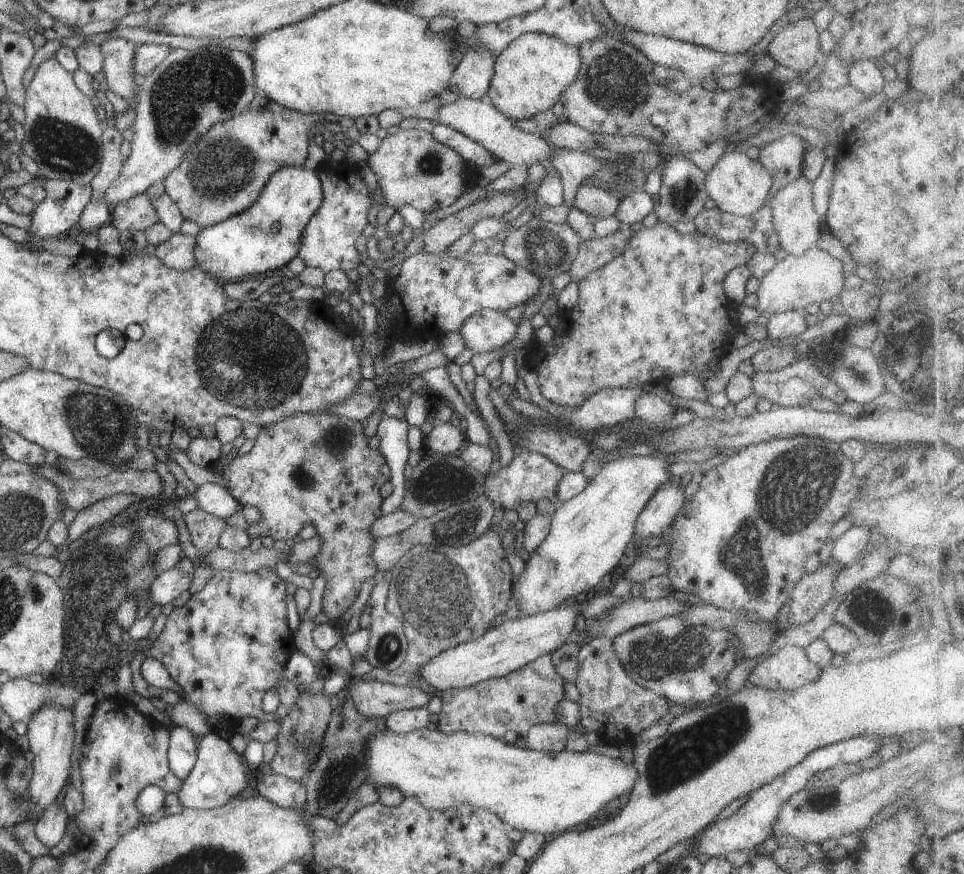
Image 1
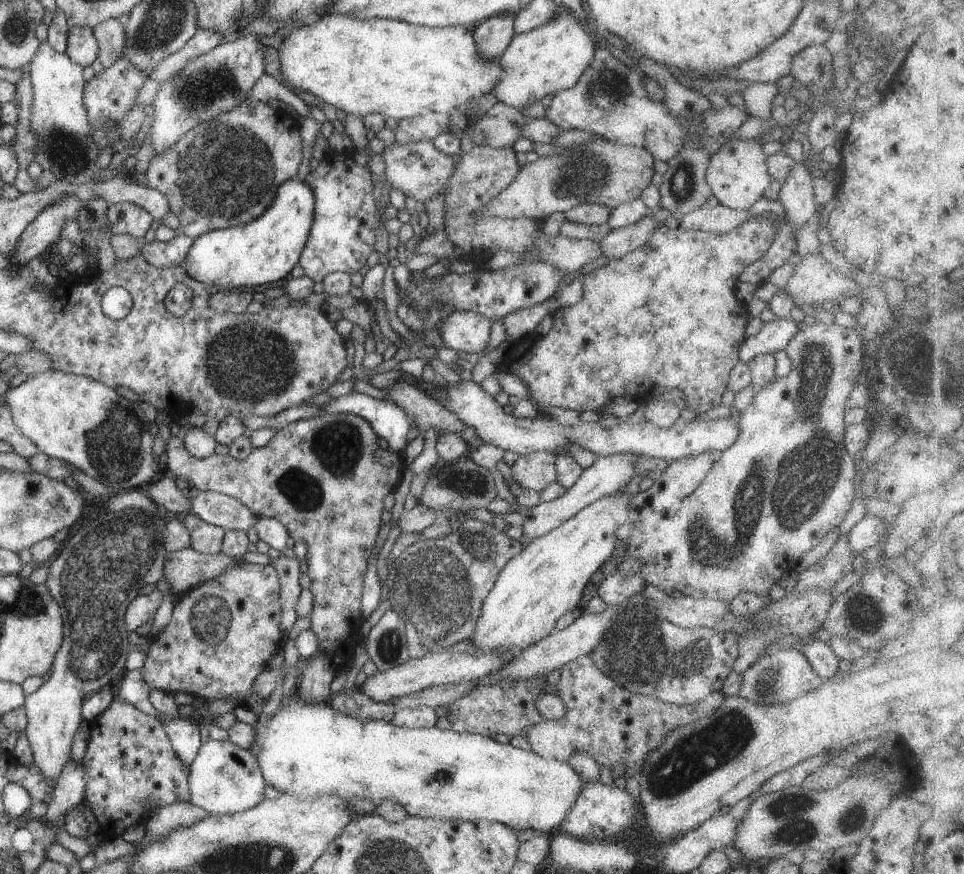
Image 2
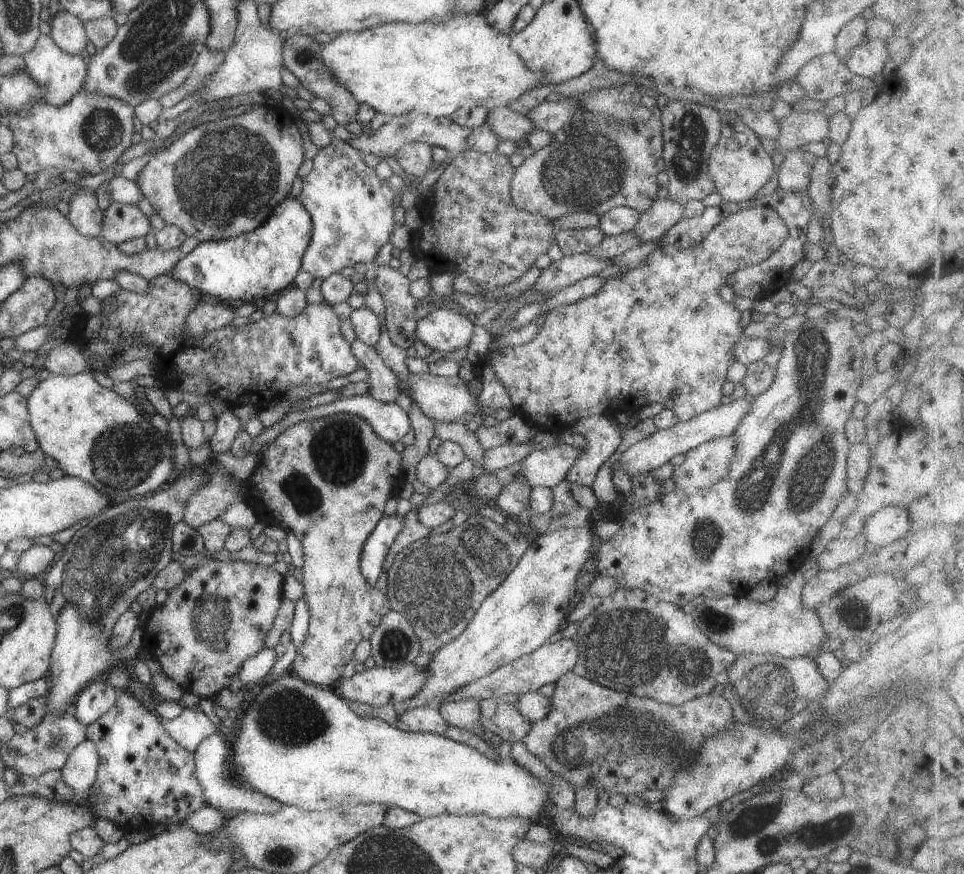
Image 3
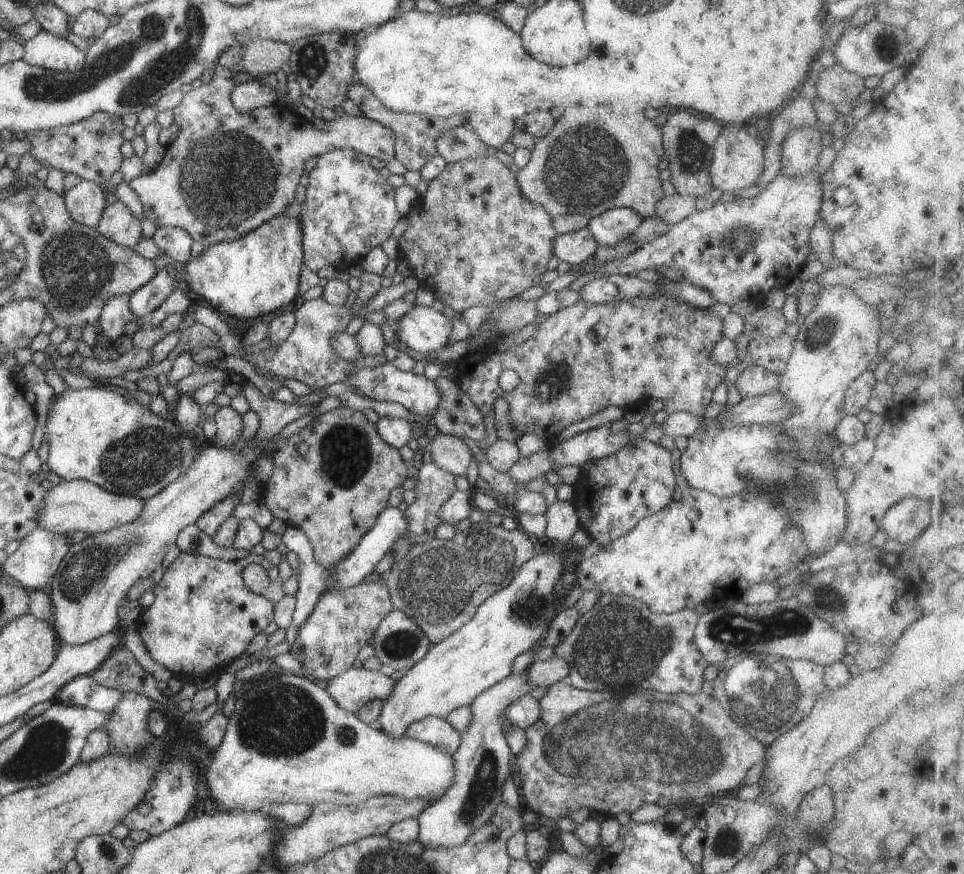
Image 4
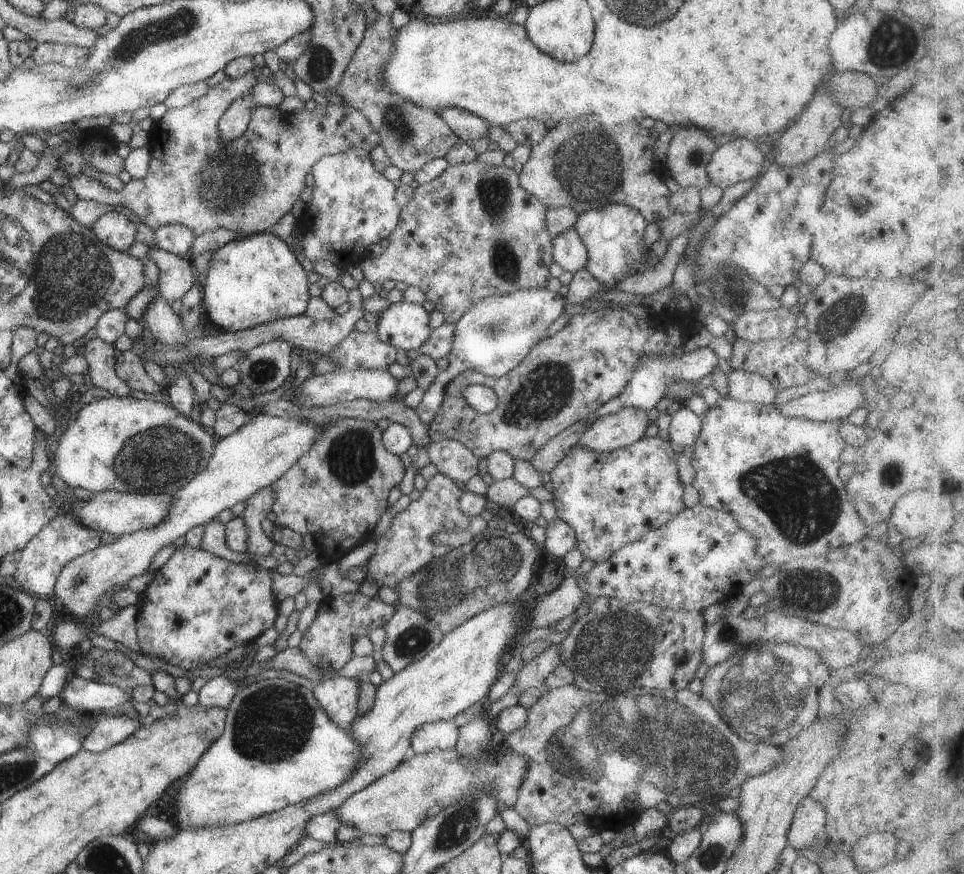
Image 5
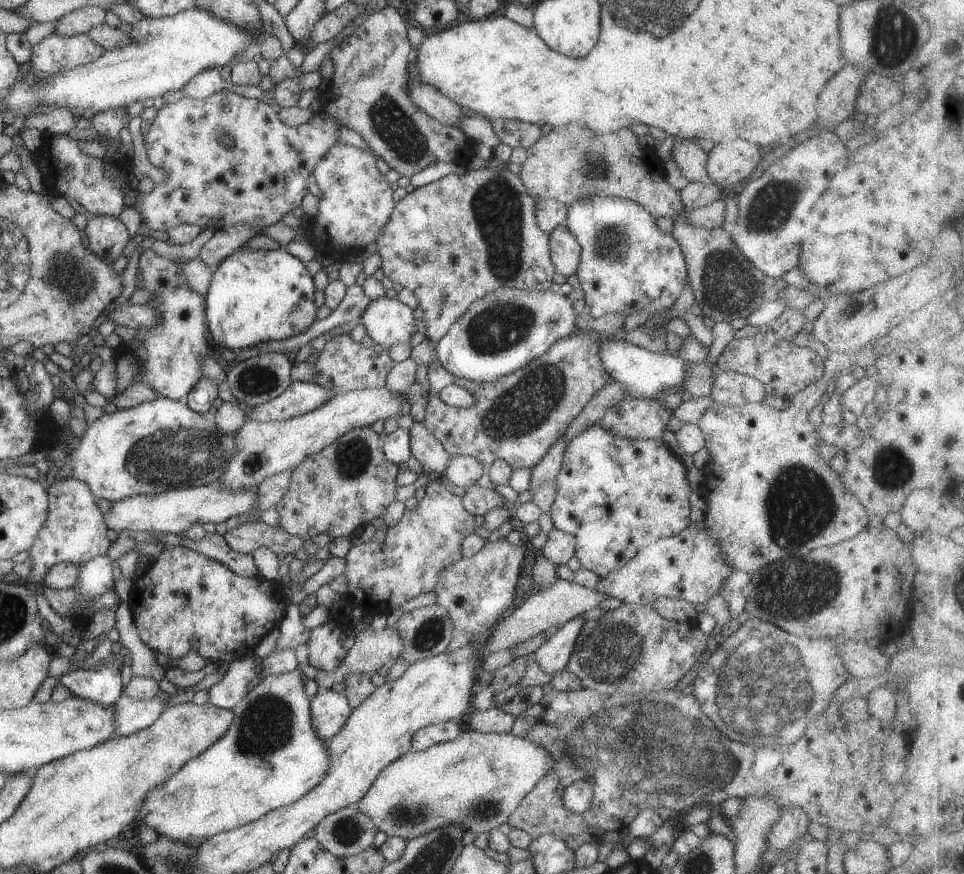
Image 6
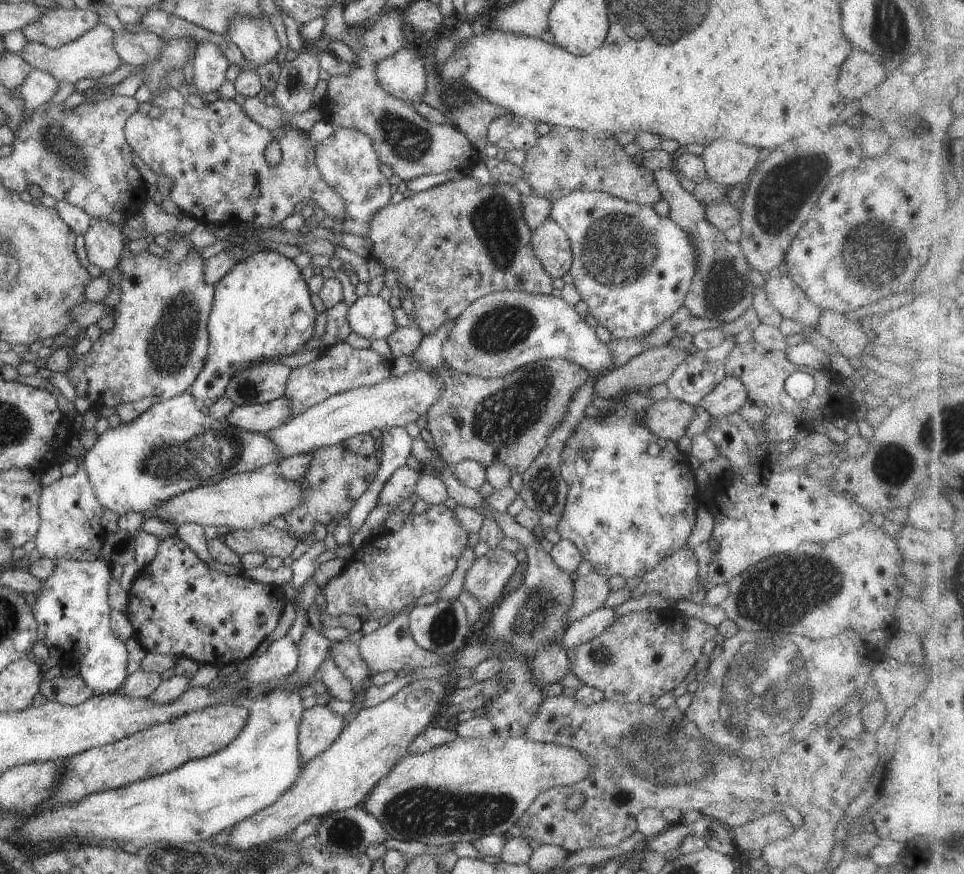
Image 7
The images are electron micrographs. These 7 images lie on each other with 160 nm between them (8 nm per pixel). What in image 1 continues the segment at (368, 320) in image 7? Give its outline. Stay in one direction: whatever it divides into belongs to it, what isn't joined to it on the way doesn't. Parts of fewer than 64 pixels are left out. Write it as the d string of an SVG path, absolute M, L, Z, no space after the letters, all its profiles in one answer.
M481 309L469 315L460 326L464 346L472 354L481 354L501 348L511 341L517 321L511 321L501 311Z

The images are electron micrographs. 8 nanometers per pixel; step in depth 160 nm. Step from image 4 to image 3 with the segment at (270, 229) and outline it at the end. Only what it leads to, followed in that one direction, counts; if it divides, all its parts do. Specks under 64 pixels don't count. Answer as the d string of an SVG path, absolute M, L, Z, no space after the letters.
M287 196L253 230L218 241L201 241L171 267L175 281L184 282L197 293L218 296L221 300L251 300L272 297L289 287L297 270L312 229L309 214L298 199Z

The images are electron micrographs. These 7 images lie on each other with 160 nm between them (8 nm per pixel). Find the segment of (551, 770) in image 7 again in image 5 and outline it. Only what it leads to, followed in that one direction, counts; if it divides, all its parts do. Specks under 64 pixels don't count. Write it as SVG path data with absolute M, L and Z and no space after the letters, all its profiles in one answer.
M503 740L493 754L483 754L477 760L459 758L455 749L433 750L427 754L415 754L411 760L401 762L395 770L377 778L366 788L345 798L345 802L331 810L337 822L349 824L361 835L385 837L393 830L411 833L425 818L441 812L455 800L487 792L495 798L497 815L507 808L513 807L517 799L517 788L527 772L525 758L517 756Z

